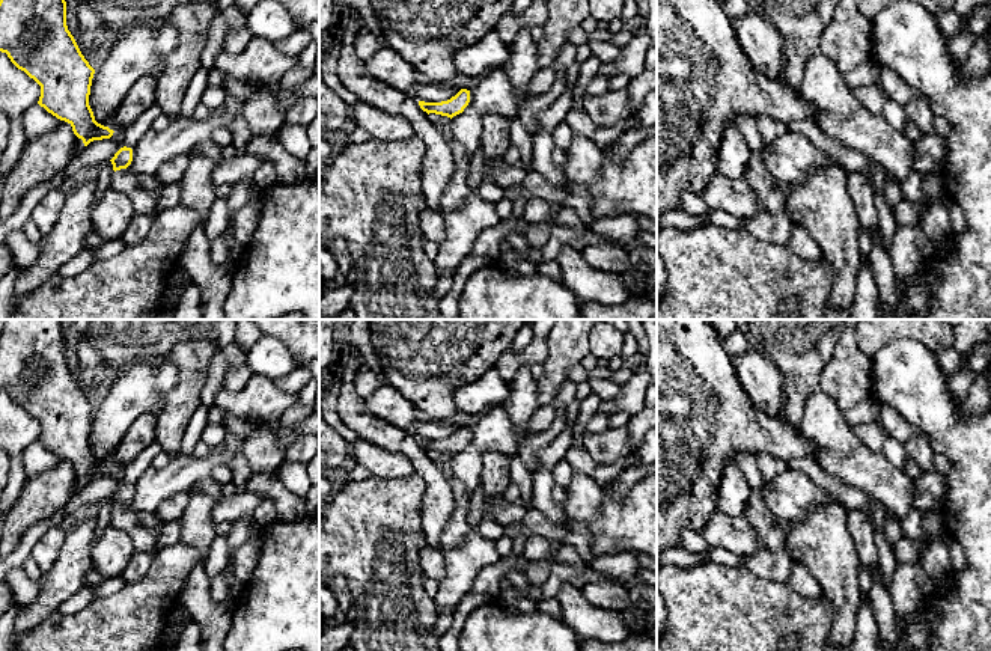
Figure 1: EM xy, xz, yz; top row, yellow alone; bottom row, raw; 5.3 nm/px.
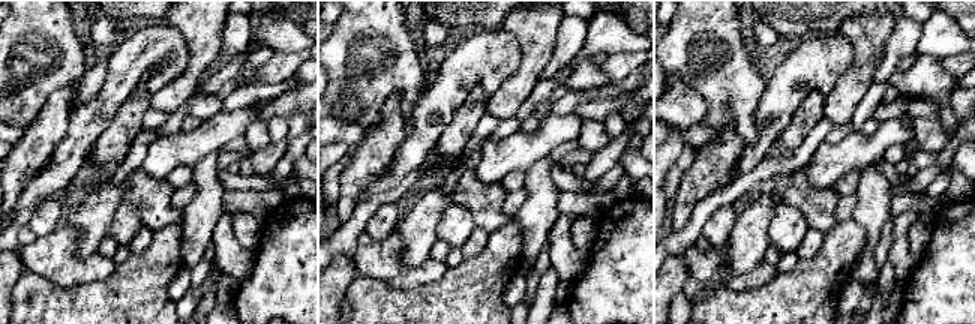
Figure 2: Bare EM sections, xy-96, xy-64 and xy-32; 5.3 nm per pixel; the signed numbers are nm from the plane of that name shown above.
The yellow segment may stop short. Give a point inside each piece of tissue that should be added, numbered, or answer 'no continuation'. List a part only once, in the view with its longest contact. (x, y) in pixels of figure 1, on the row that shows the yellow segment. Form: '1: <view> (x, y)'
1: xy (143, 190)

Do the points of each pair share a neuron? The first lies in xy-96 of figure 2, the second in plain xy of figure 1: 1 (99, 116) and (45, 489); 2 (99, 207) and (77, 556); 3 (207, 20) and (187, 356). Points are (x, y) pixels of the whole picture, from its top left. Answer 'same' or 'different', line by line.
1: different
2: same
3: same

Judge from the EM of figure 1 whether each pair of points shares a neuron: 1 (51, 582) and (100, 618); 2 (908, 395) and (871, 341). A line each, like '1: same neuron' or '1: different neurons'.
1: different neurons
2: different neurons

